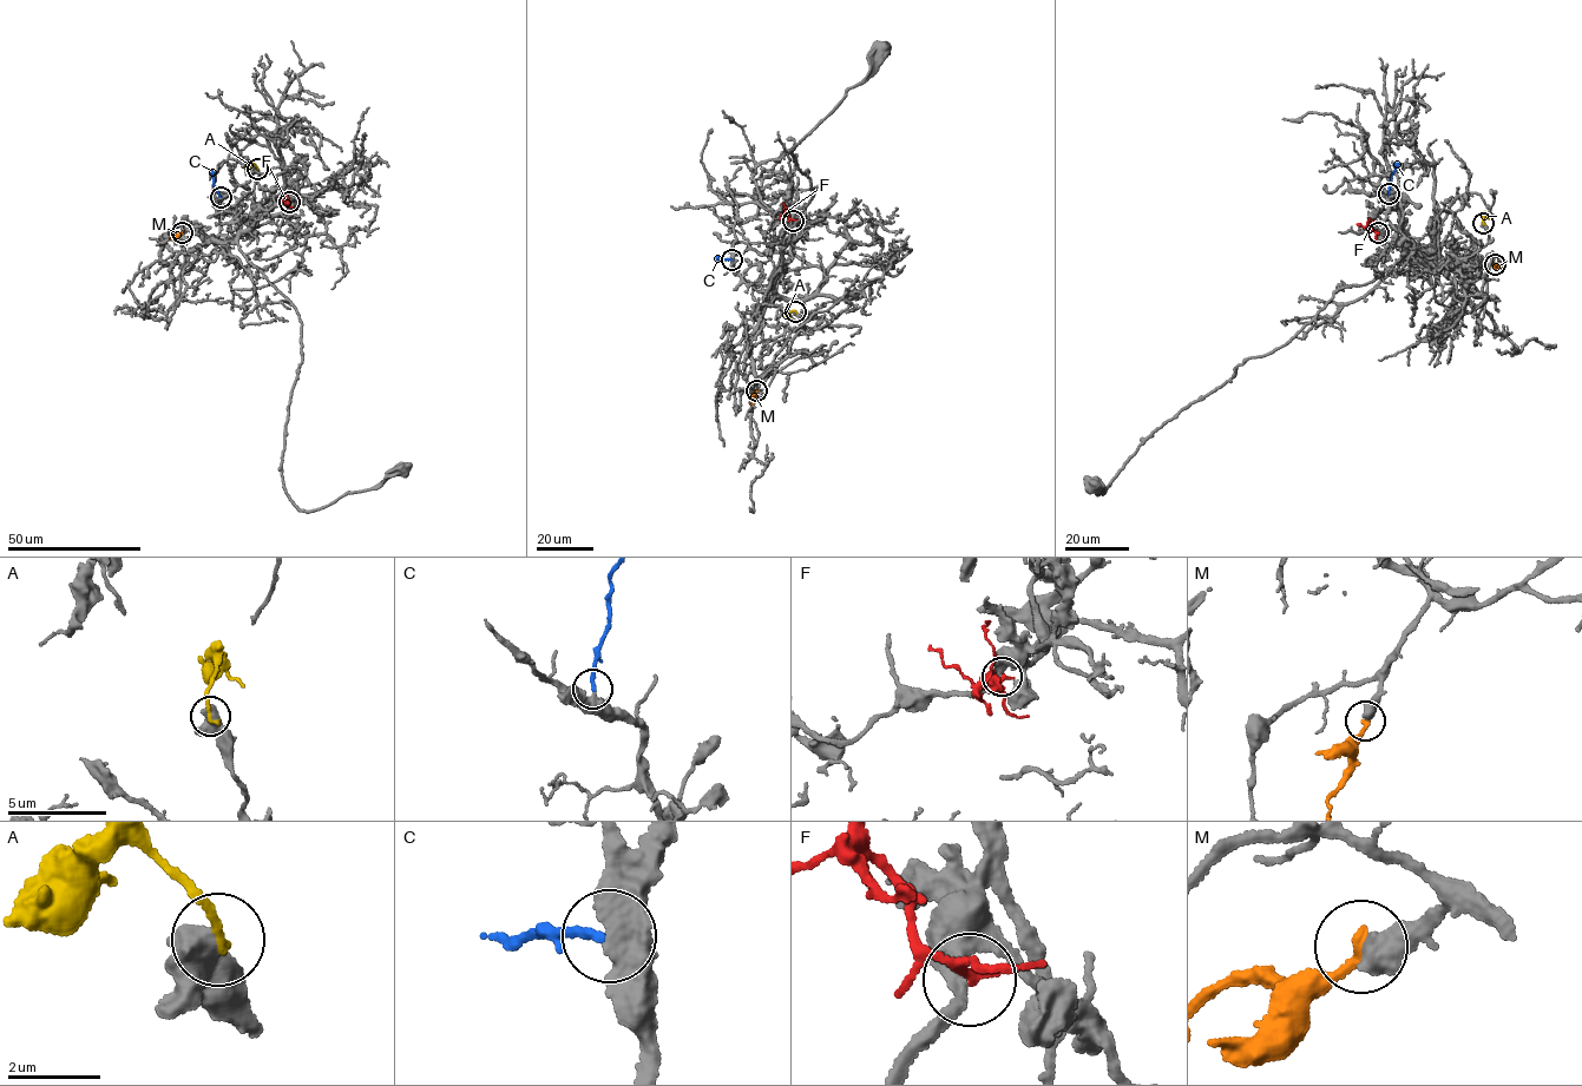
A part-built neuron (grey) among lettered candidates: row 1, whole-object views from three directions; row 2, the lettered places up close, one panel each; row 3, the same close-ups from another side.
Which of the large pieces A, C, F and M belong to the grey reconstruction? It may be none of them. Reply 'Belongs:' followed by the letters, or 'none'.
Belongs: C, M

